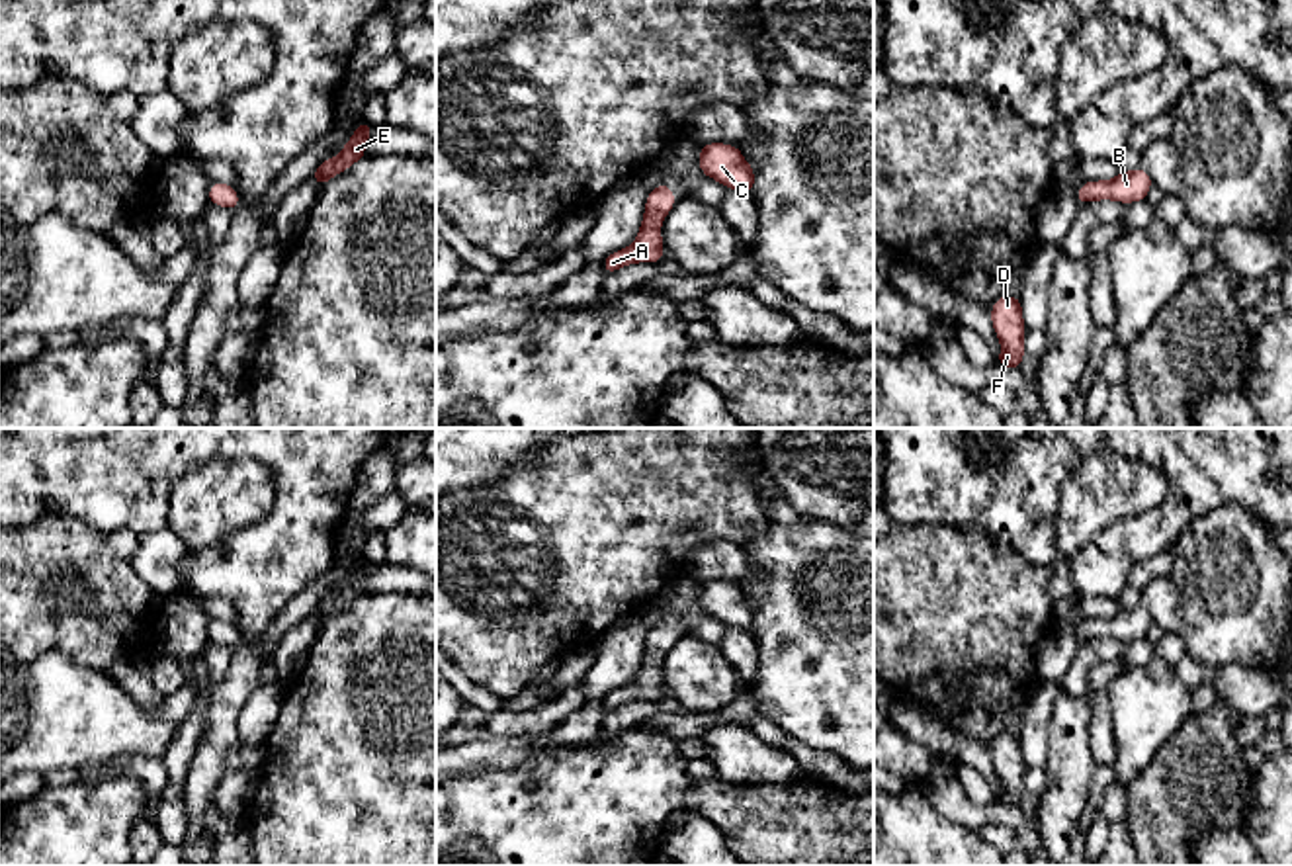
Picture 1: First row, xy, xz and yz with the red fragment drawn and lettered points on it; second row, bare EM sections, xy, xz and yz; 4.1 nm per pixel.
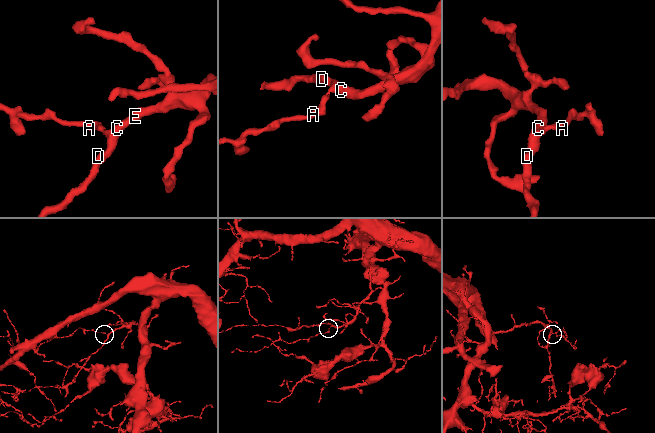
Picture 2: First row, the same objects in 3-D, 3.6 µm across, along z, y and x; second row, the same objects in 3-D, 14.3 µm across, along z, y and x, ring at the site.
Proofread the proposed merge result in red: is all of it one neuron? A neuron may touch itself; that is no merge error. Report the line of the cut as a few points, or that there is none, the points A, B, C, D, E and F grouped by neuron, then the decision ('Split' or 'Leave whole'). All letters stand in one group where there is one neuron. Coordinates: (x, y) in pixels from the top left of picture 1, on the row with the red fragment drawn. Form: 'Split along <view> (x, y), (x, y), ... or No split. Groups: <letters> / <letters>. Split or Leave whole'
No split. Groups: A B C D E F. Leave whole

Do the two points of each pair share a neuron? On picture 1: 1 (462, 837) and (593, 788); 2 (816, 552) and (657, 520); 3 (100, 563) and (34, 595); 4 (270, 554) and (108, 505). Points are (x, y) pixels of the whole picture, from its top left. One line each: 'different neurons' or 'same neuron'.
1: same neuron
2: different neurons
3: same neuron
4: same neuron

